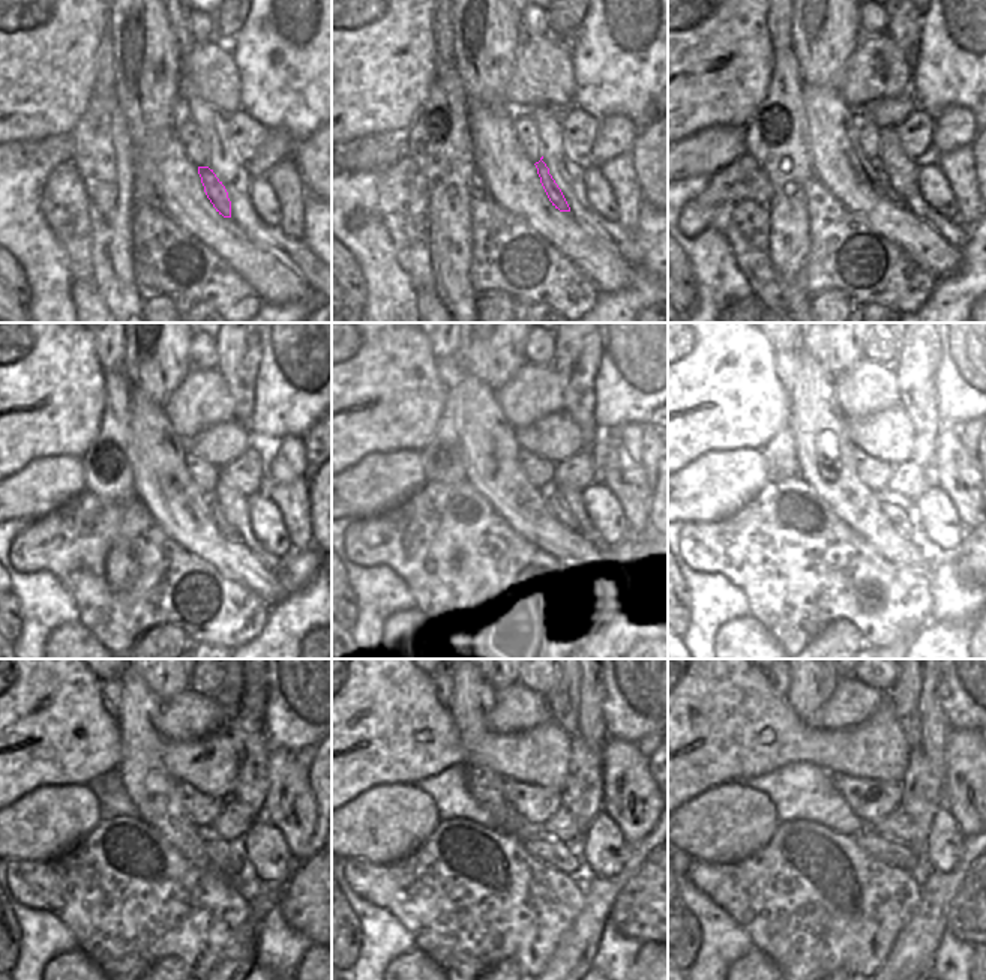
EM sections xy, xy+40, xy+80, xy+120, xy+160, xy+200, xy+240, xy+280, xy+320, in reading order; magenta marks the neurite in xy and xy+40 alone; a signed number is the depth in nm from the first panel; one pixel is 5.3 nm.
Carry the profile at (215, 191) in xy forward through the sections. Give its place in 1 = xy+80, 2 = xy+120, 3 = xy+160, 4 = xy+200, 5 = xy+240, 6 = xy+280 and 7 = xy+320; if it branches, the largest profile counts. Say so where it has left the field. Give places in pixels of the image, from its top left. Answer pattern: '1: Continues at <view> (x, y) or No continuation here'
1: Continues at xy+80 (884, 180)
2: Continues at xy+120 (225, 529)
3: Continues at xy+160 (553, 503)
4: Continues at xy+200 (892, 508)
5: Continues at xy+240 (222, 854)
6: Continues at xy+280 (557, 854)
7: Continues at xy+320 (898, 854).

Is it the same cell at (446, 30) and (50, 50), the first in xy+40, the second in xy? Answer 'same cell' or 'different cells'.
different cells

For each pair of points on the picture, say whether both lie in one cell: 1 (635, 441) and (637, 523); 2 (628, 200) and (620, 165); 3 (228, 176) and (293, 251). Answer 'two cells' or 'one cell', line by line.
1: two cells
2: one cell
3: one cell

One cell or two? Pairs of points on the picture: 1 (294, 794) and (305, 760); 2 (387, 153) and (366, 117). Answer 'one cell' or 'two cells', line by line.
1: two cells
2: two cells

